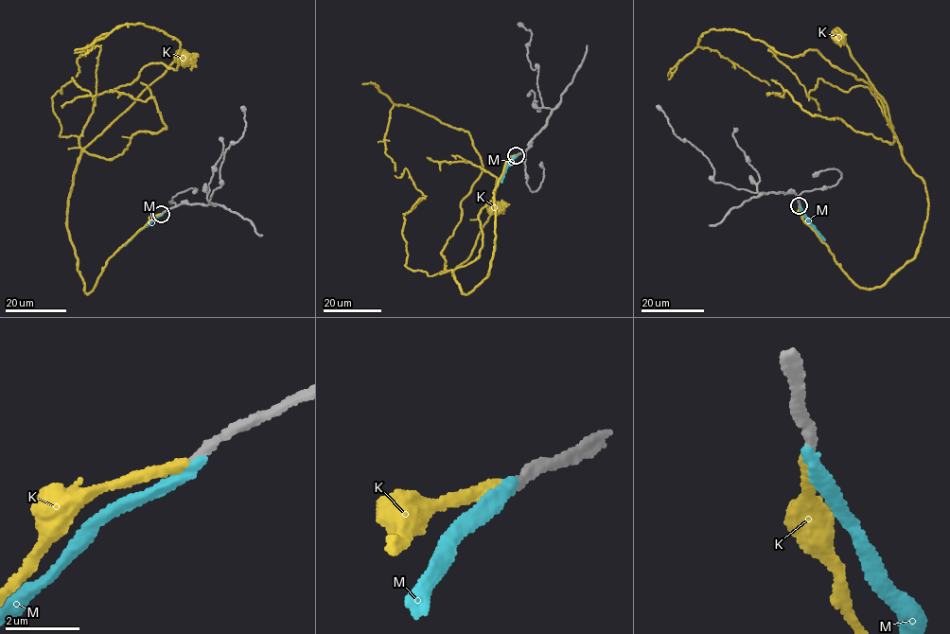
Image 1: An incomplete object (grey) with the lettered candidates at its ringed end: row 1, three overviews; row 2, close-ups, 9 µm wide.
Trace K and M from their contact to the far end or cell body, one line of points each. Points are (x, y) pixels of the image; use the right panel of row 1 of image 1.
K: (800, 206), (848, 276), (873, 289), (915, 256), (927, 218), (925, 184), (905, 160), (885, 102), (838, 38)
M: (799, 205), (825, 241)

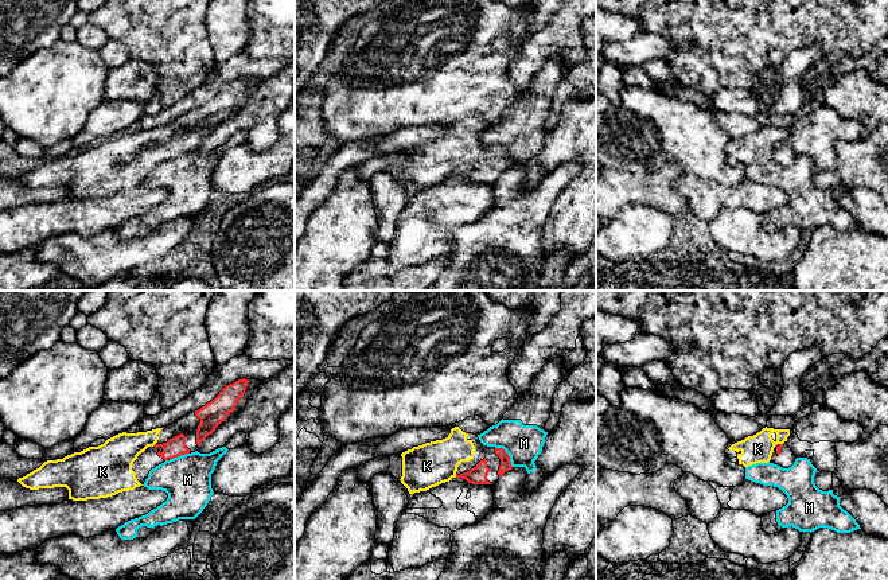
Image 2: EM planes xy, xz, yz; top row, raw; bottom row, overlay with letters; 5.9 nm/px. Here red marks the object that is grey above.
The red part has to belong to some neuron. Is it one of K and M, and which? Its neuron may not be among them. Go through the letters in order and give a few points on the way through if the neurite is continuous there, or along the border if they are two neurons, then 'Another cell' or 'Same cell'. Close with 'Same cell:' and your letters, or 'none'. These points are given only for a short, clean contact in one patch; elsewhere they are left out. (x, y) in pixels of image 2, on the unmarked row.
K: Path across: xz (478, 174), (456, 174), (441, 164), (427, 164). Same cell
M: Another cell
Same cell: K

